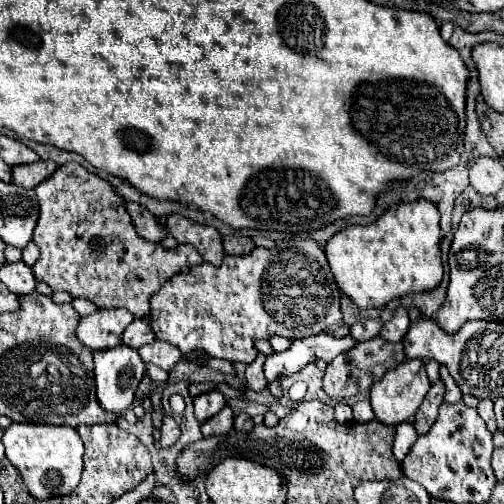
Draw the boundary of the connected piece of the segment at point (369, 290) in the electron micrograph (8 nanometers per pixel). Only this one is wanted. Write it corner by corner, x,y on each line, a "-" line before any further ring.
428,199
398,203
372,225
350,225
338,231
324,253
340,291
358,307
384,307
406,293
430,291
442,281
440,211

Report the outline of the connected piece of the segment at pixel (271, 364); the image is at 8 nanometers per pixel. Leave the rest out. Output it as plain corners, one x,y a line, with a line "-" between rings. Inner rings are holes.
320,333
308,339
296,339
286,351
270,353
266,357
266,363
264,363
266,379
278,381
282,377
294,375
314,359
322,359
328,363
340,353
344,353
344,349
352,349
352,345
358,345
358,343
350,335
338,339
328,333

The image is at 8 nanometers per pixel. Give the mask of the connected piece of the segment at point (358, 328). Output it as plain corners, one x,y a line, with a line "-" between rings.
366,319
366,321
360,321
356,325
352,325
352,337
356,341
370,341
372,337
376,337
382,329
382,321
380,319

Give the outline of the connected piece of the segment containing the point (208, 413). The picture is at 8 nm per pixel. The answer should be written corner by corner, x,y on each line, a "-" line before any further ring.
212,389
208,393
202,393
198,397
194,397
194,413
196,413
196,419
202,423
210,417
214,417
222,407
226,405
226,399
220,391

